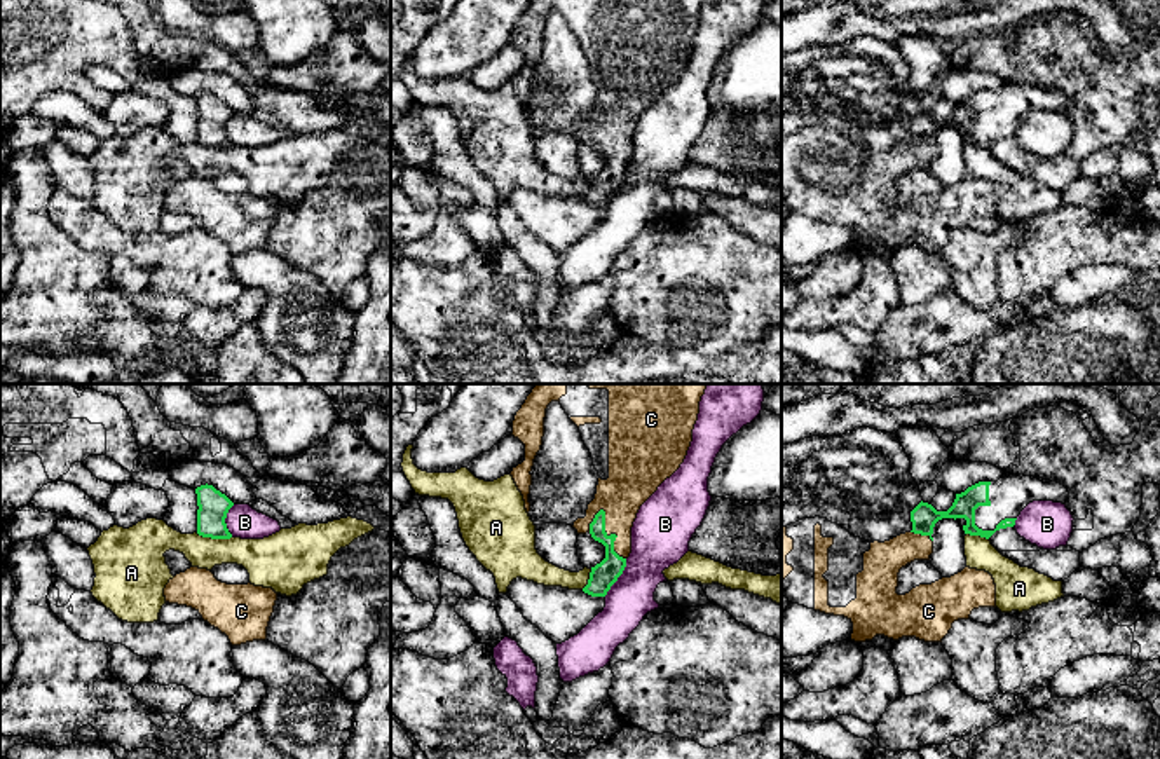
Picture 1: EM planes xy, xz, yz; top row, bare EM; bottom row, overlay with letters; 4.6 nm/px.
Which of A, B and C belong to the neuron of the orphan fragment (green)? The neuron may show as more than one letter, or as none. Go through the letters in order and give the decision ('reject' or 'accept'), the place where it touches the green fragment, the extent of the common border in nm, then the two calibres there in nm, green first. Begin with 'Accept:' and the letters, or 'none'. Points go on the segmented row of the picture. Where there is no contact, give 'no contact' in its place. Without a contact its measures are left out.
Accept: C
A: reject; contact xy (213, 538); length 170 nm; calibres 140 and 180 nm
B: reject; contact xz (618, 576); length 200 nm; calibres 120 and 260 nm
C: accept; contact xz (613, 534); length 260 nm; calibres 120 and 220 nm

